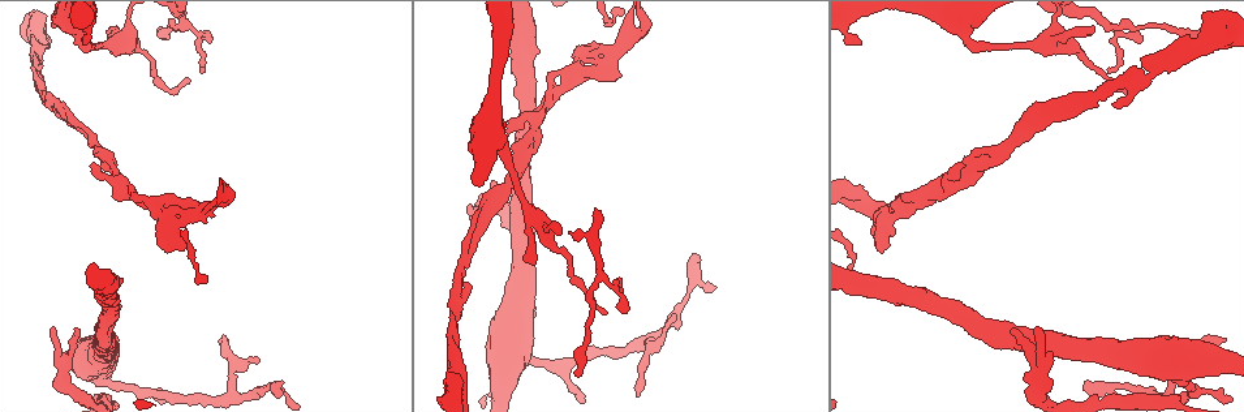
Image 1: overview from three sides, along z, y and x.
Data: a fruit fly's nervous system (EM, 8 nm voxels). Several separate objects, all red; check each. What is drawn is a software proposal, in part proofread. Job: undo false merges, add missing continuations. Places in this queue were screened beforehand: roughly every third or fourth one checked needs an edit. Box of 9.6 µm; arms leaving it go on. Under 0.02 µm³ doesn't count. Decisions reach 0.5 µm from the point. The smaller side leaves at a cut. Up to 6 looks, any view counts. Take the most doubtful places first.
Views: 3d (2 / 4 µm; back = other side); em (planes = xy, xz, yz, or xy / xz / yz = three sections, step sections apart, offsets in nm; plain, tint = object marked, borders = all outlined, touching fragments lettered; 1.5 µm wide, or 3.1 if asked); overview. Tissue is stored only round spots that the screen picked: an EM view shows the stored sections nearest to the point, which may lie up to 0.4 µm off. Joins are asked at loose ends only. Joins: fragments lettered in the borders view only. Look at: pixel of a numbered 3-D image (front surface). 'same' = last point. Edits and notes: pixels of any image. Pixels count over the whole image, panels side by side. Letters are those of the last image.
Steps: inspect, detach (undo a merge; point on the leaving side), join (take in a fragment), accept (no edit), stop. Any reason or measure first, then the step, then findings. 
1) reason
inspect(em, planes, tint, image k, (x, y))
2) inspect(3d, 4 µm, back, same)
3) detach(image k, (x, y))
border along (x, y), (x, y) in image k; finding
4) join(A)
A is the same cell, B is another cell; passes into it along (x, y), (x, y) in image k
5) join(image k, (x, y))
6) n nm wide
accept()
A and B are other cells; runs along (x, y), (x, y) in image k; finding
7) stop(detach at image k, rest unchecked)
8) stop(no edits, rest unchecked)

branch stops here
inspect(em, planes, borders, image 1, (284, 382))

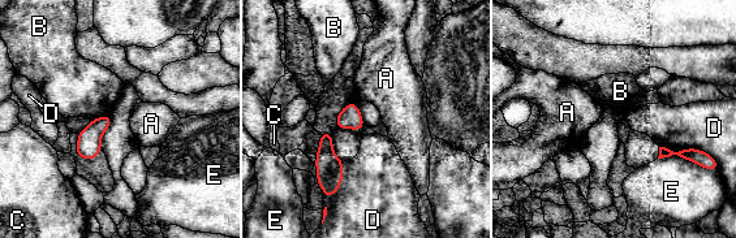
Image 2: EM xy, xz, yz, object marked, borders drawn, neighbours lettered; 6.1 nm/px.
accept()
A, B, C, D and E are other cells; border along (108, 113), (91, 120) in image 2; no lettered fragment goes on from it

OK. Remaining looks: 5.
thick turns thin
inspect(em, planes, borders, image 1, (36, 32))

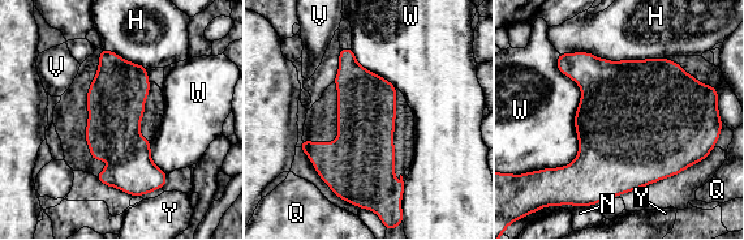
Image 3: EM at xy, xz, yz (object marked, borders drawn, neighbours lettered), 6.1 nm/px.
accept()
H, N, Q, V, W and Y are other cells; border along (555, 65), (538, 171) in image 3; all the same neuron

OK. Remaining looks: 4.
free end
inspect(3d, 2 µm, image 1, (903, 198))

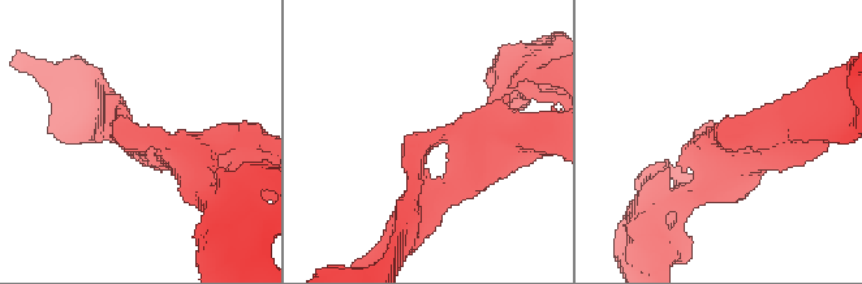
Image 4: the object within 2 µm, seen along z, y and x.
need the tissue
inspect(em, planes, borders, image 4, (715, 133))

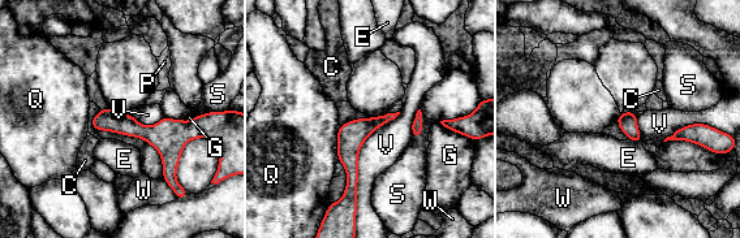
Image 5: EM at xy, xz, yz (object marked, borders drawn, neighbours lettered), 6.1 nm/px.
accept()
C, E, G, P, Q, S, V and W are other cells; runs along (94, 122), (141, 132), (198, 128) in image 5; none of them fits

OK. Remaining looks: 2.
stop(no edits, rest unchecked)

